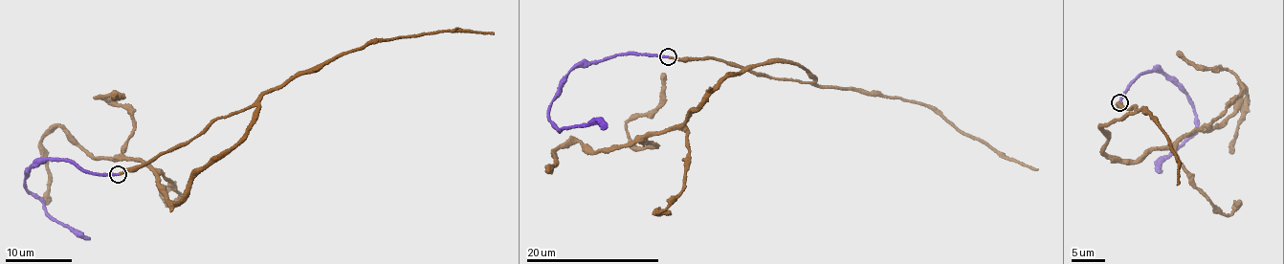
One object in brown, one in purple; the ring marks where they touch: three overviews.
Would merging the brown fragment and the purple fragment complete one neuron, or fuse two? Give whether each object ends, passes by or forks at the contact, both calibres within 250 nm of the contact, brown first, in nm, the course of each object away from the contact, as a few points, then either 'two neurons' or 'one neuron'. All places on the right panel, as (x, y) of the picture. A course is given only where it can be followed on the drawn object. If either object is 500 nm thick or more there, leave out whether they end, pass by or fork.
brown ends there; purple ends there; 200 nm thick on the brown side, 240 nm on the other; brown runs (1120, 102), (1137, 112), (1101, 124), (1103, 152), (1139, 161), (1225, 120), (1240, 86), (1247, 107), (1230, 151); purple runs (1118, 102), (1129, 83), (1153, 69), (1187, 95), (1195, 125), (1194, 132), (1162, 163), (1158, 173); one neuron

